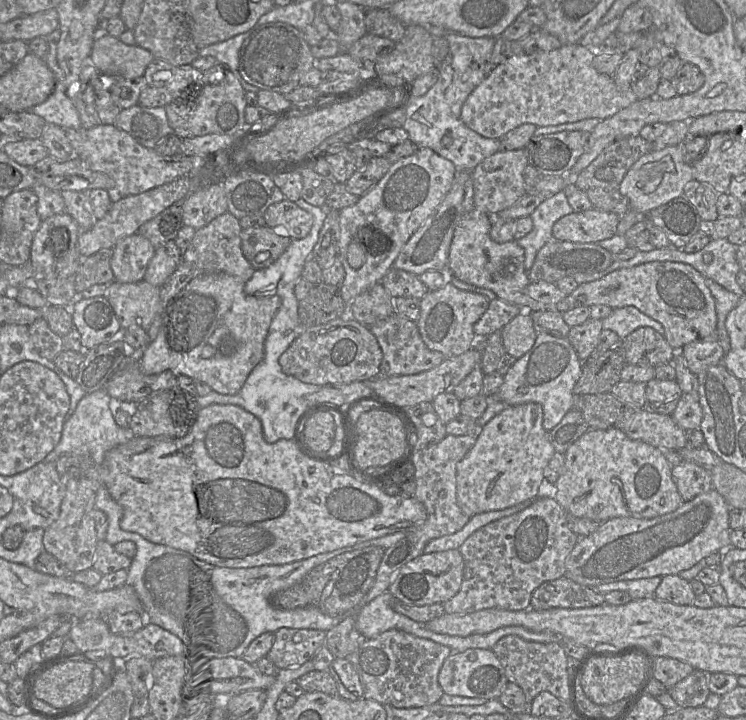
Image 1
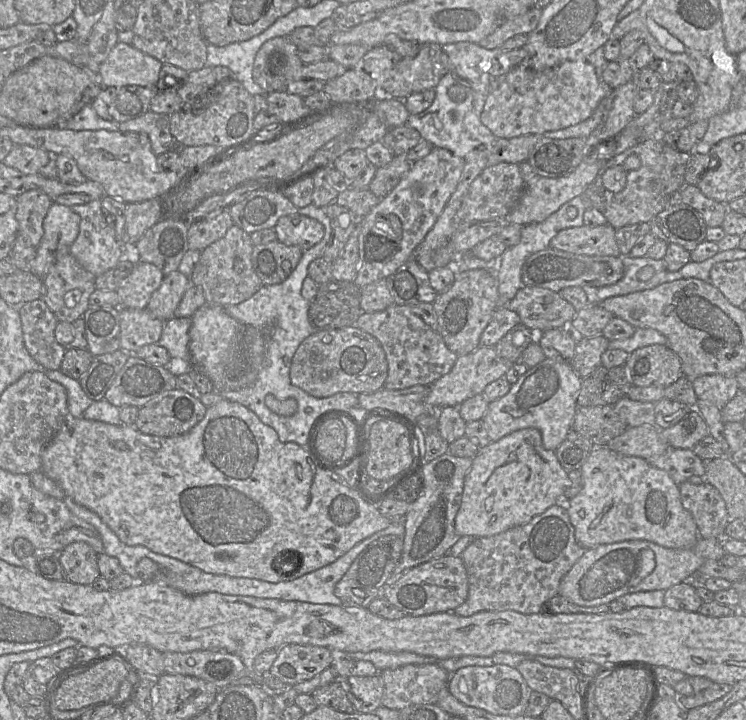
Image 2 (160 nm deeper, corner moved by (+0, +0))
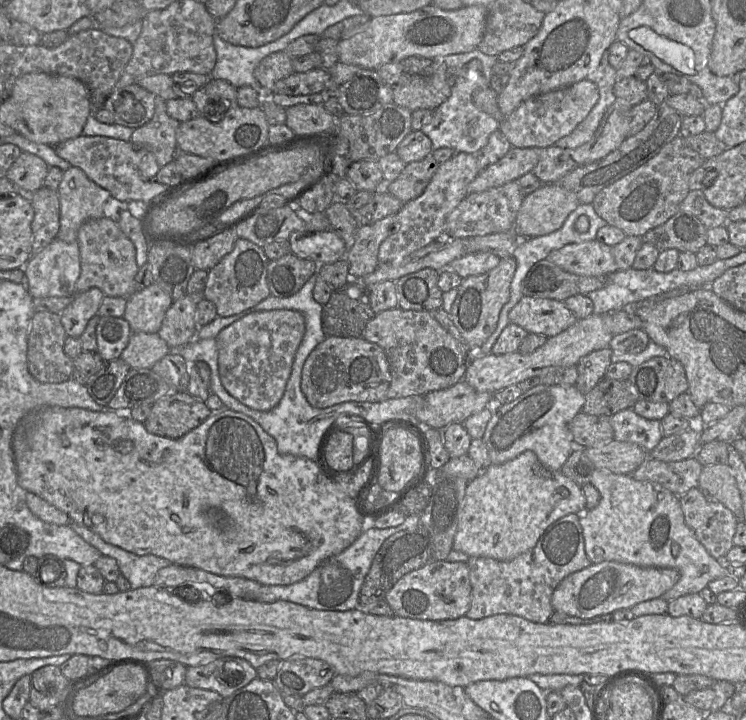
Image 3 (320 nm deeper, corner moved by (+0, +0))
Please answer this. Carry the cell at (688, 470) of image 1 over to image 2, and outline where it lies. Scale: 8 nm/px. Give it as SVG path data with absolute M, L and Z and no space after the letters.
M685 481L678 486L682 506L692 515L702 539L723 539L729 521L725 502L718 490L707 482L693 484Z

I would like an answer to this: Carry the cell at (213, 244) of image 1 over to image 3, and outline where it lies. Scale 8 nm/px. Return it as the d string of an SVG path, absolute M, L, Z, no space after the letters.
M237 238L233 250L208 271L204 295L216 306L219 317L228 317L249 309L271 295L267 282L268 258L263 248Z

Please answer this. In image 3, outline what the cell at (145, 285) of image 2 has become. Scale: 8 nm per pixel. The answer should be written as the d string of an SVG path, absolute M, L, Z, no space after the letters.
M152 283L127 298L123 318L129 323L132 333L158 333L172 303L171 296Z

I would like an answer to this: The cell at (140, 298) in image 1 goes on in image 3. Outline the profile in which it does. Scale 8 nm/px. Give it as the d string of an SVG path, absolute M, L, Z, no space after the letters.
M133 332L121 358L134 369L152 369L154 364L171 353L158 333Z

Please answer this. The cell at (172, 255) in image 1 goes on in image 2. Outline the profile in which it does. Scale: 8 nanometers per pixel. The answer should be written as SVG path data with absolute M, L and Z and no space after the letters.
M179 270L171 272L164 276L160 287L153 292L146 309L162 321L174 318L175 311L190 285L190 278Z

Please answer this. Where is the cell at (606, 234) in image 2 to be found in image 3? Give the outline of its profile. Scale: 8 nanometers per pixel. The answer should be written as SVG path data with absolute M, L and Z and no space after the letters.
M597 239L567 244L550 252L547 258L563 270L577 275L608 277L618 270L612 247Z

